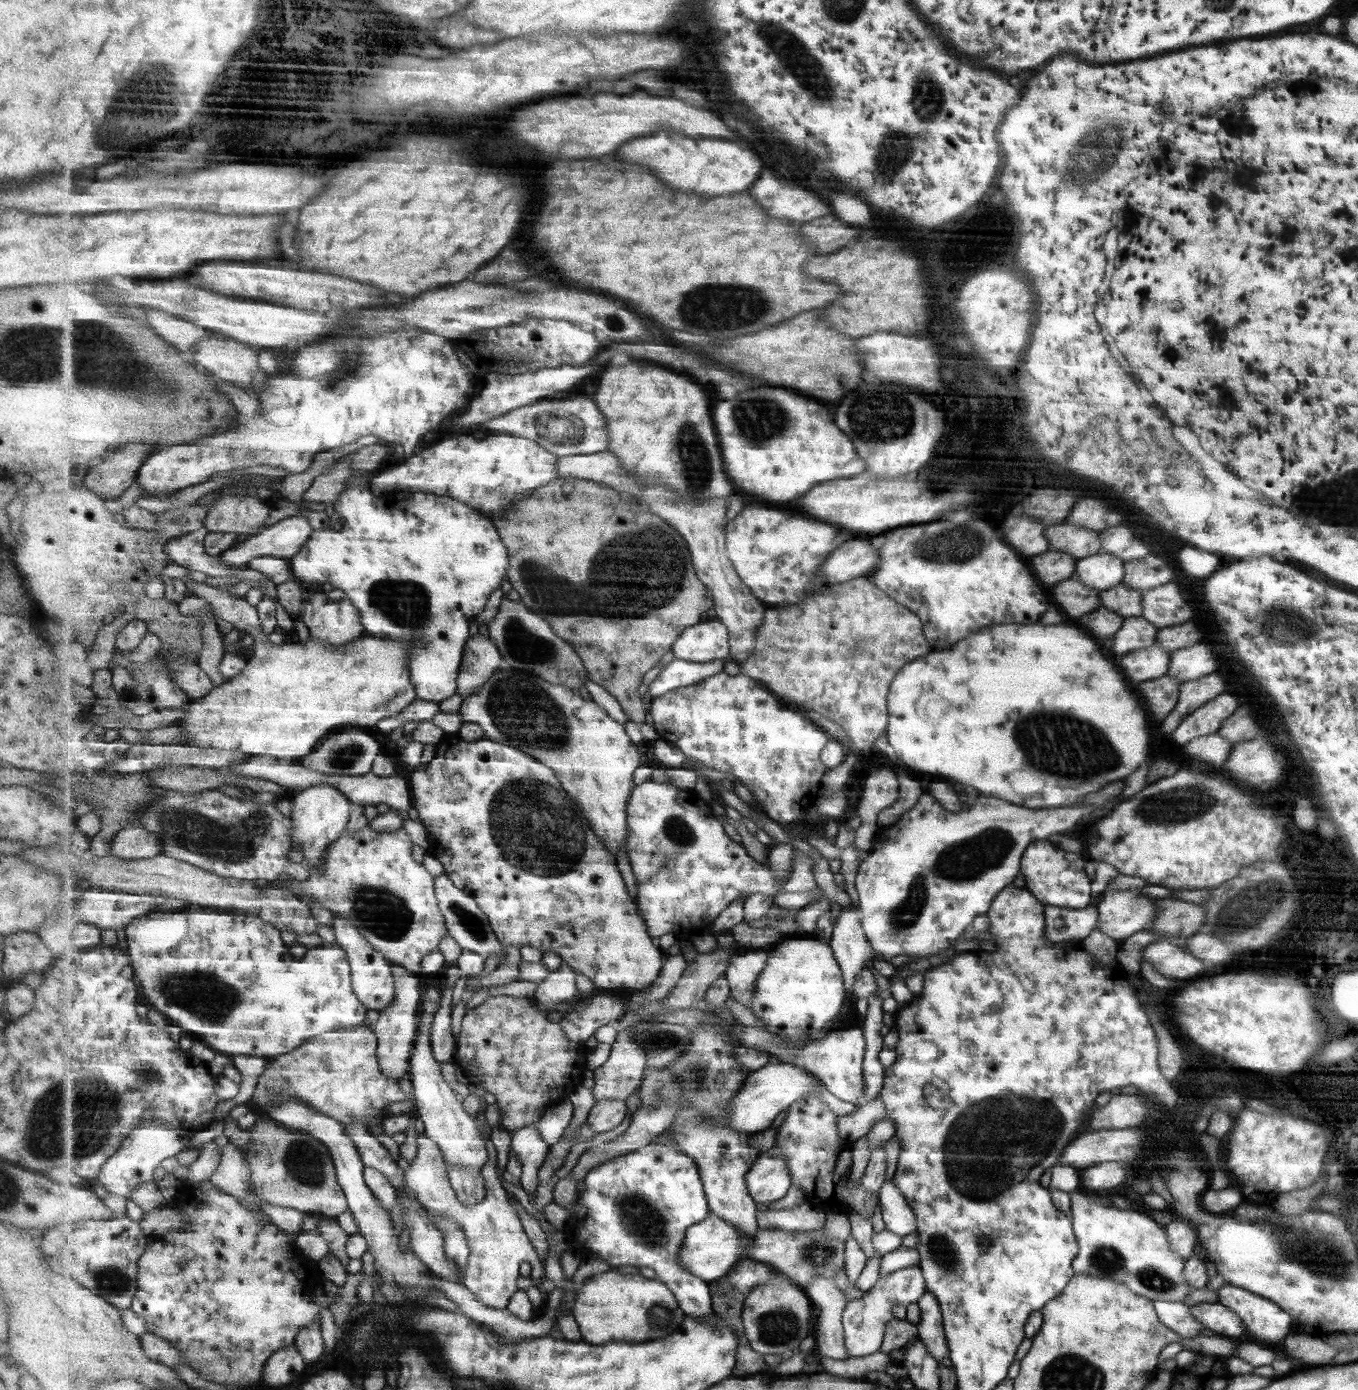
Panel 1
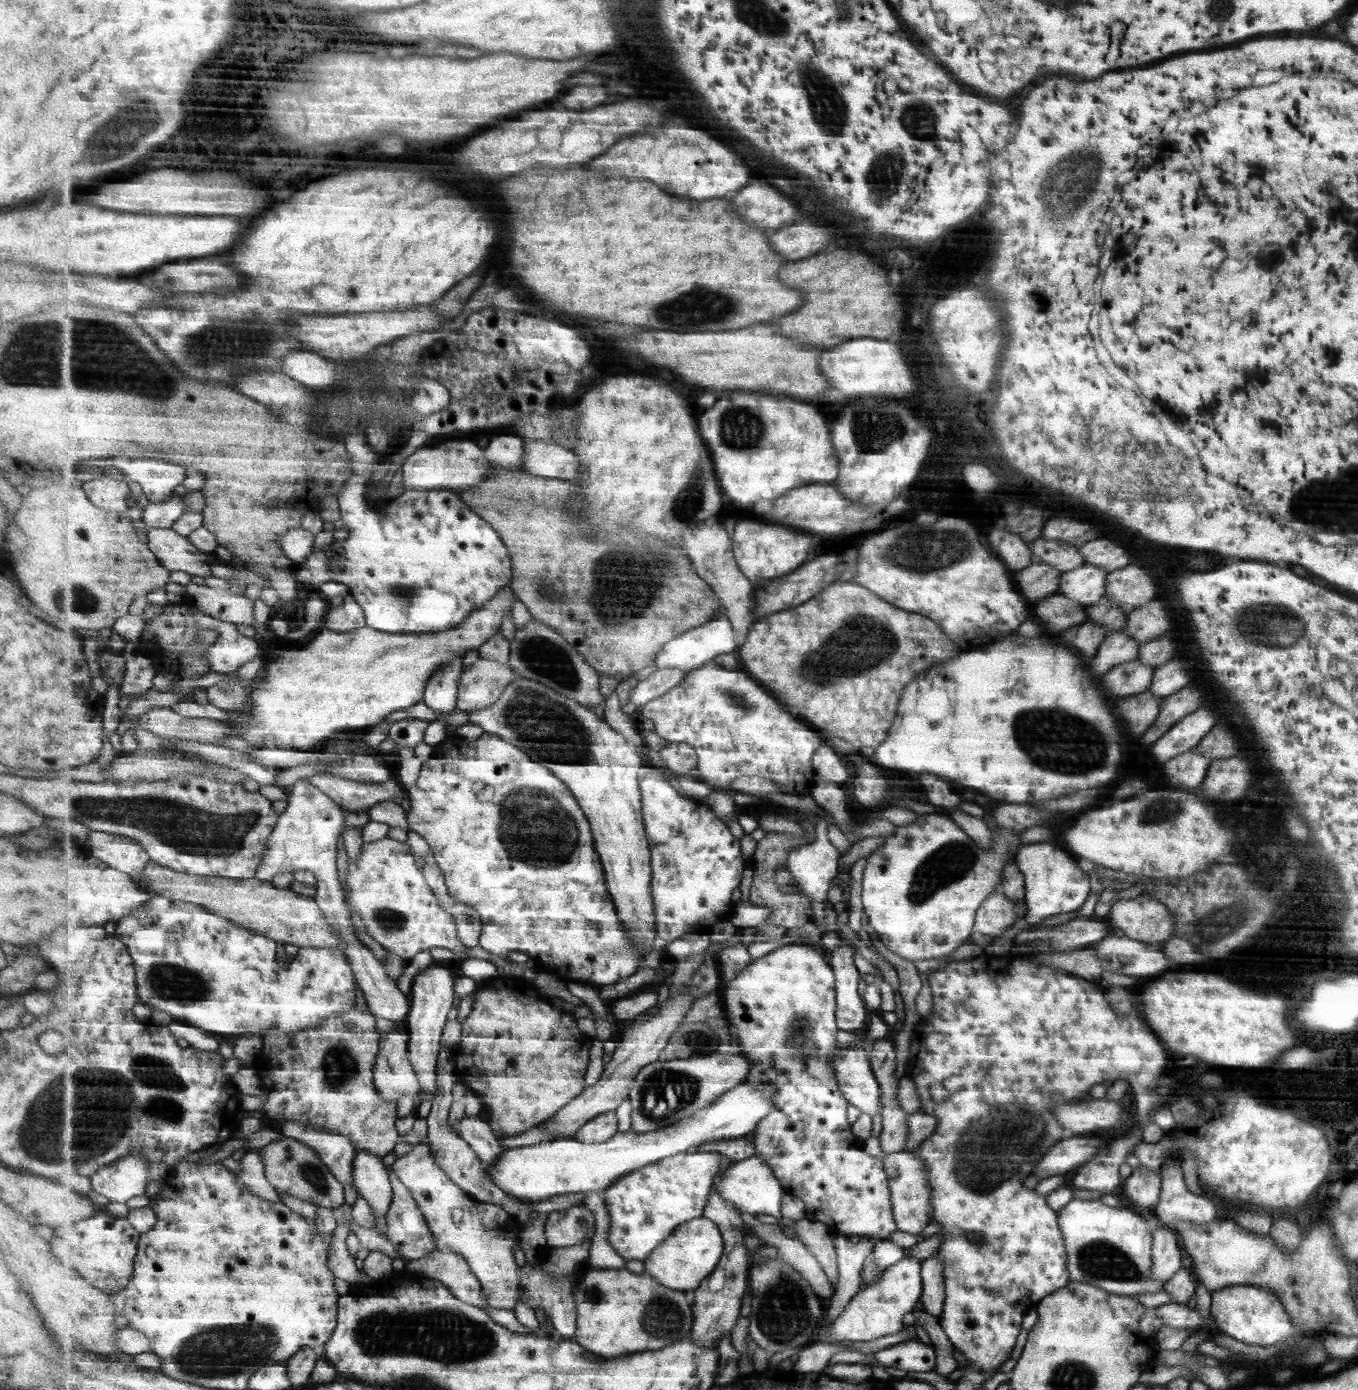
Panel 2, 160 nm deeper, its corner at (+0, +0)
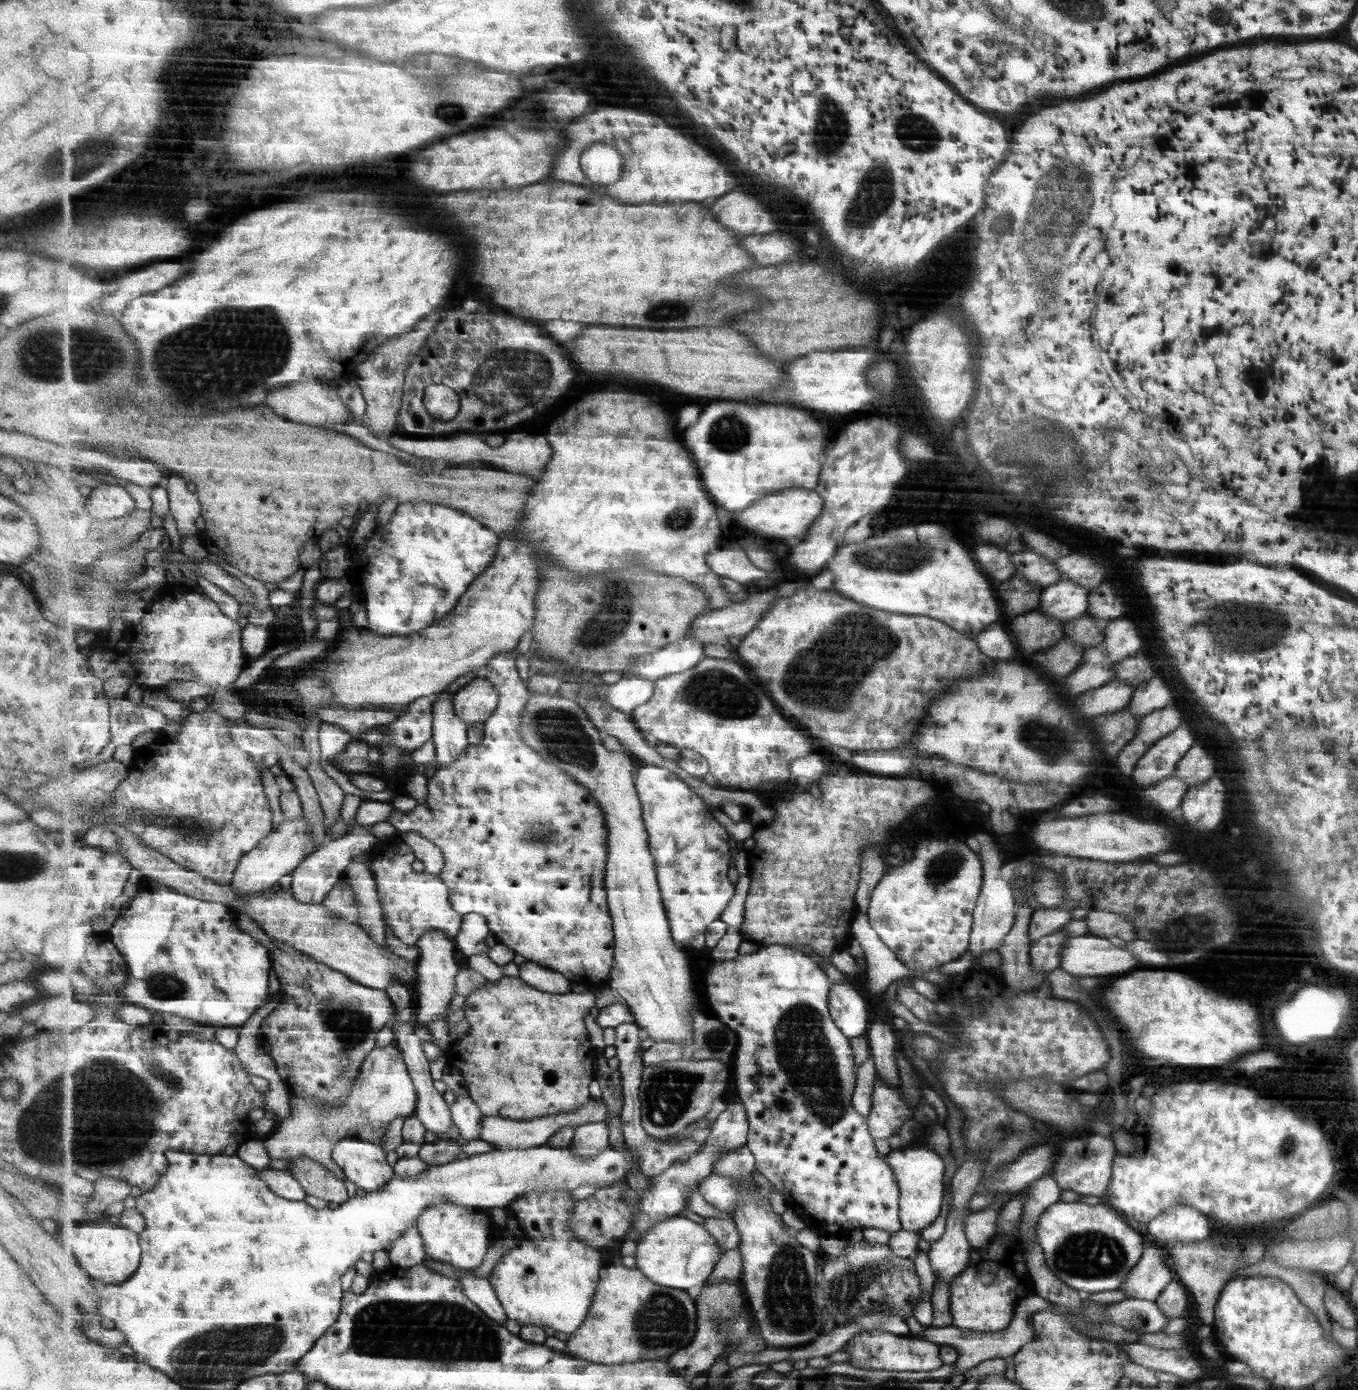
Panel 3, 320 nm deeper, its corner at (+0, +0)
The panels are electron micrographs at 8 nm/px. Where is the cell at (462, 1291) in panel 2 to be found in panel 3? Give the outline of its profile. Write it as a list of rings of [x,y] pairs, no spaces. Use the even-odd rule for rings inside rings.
[[[467,1275],[459,1280],[463,1283],[467,1296],[486,1312],[487,1317],[495,1320],[499,1325],[505,1326],[508,1319],[506,1310],[490,1279]]]

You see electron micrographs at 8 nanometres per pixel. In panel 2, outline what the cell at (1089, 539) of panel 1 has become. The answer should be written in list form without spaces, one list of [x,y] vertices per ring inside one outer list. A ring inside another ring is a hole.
[[[1039,536],[1027,545],[1027,549],[1033,554],[1033,562],[1048,564],[1061,573],[1082,565],[1083,557],[1078,553],[1078,548],[1071,546],[1069,542],[1045,540]]]

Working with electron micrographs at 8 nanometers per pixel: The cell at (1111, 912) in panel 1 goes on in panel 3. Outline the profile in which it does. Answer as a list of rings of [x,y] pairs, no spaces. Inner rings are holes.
[[[1055,931],[1051,935],[1040,937],[1034,941],[1031,947],[1029,946],[1029,966],[1034,972],[1051,972],[1054,968],[1059,966],[1059,953],[1060,944],[1063,939],[1068,936],[1061,931]]]

